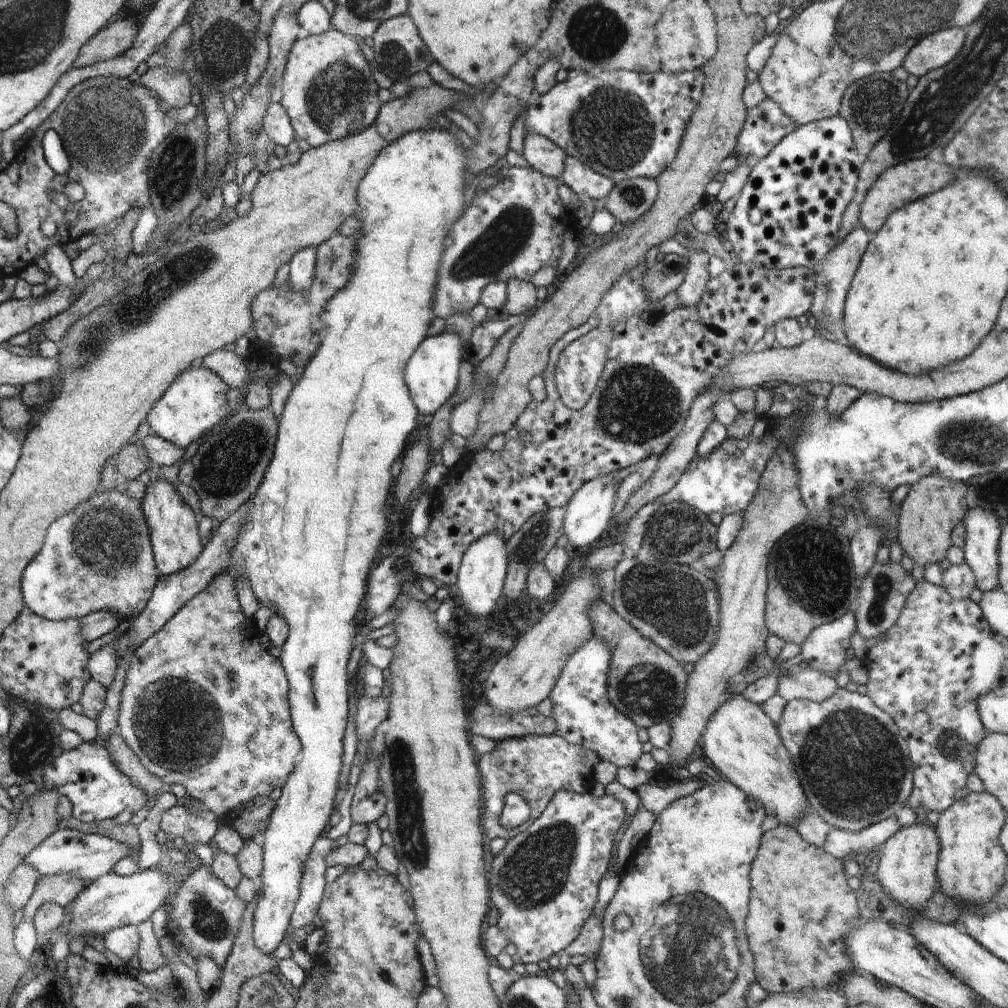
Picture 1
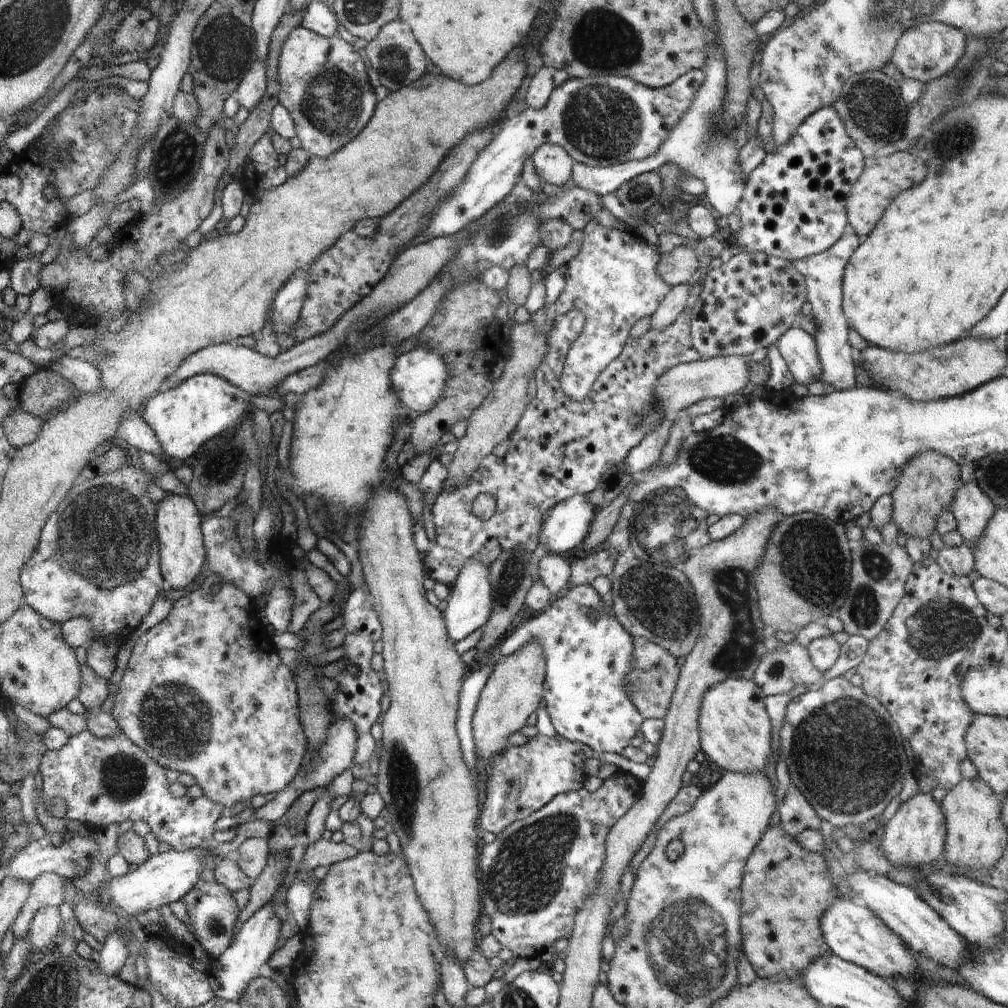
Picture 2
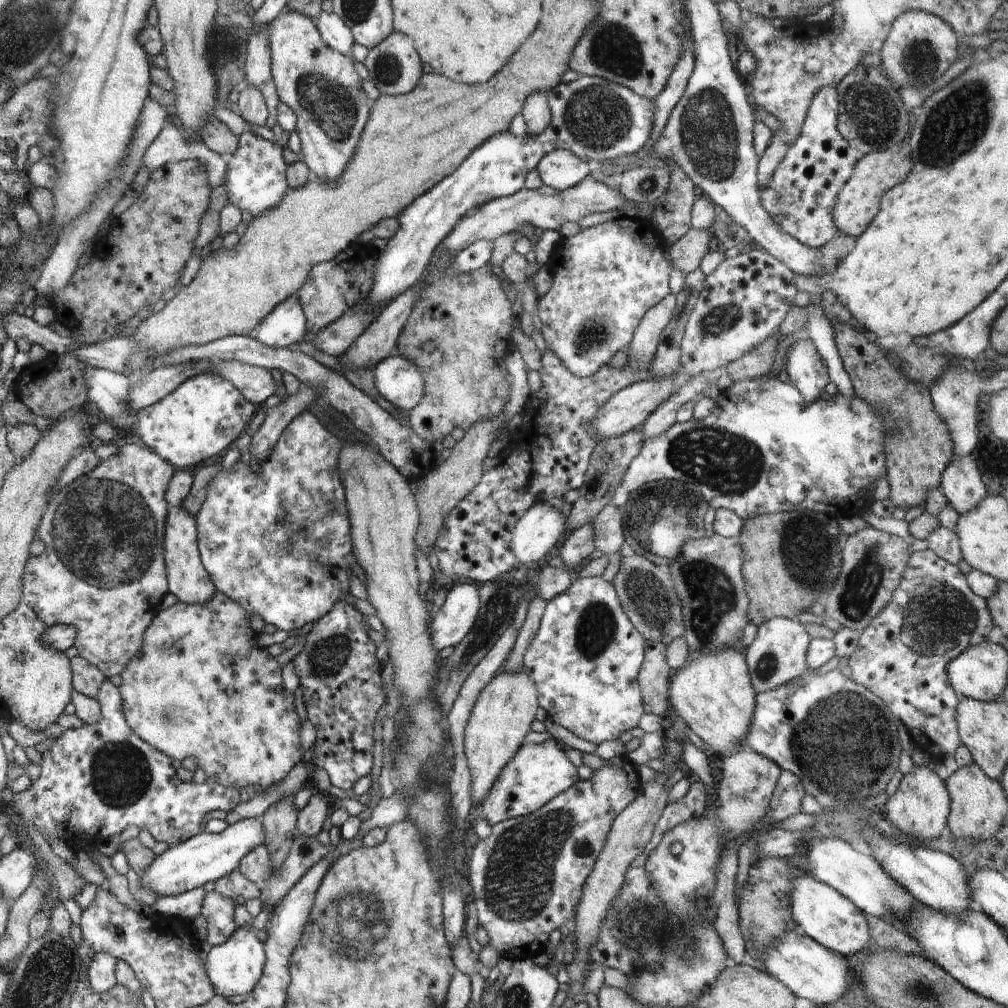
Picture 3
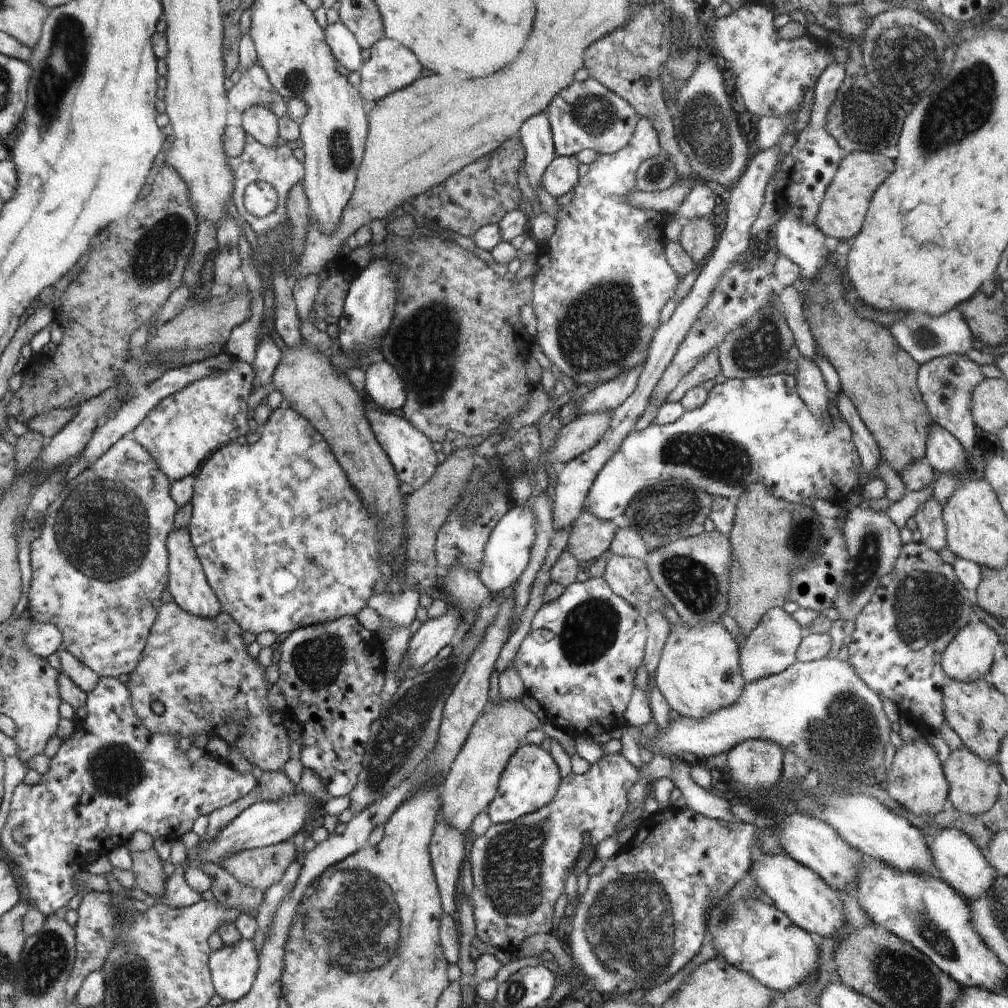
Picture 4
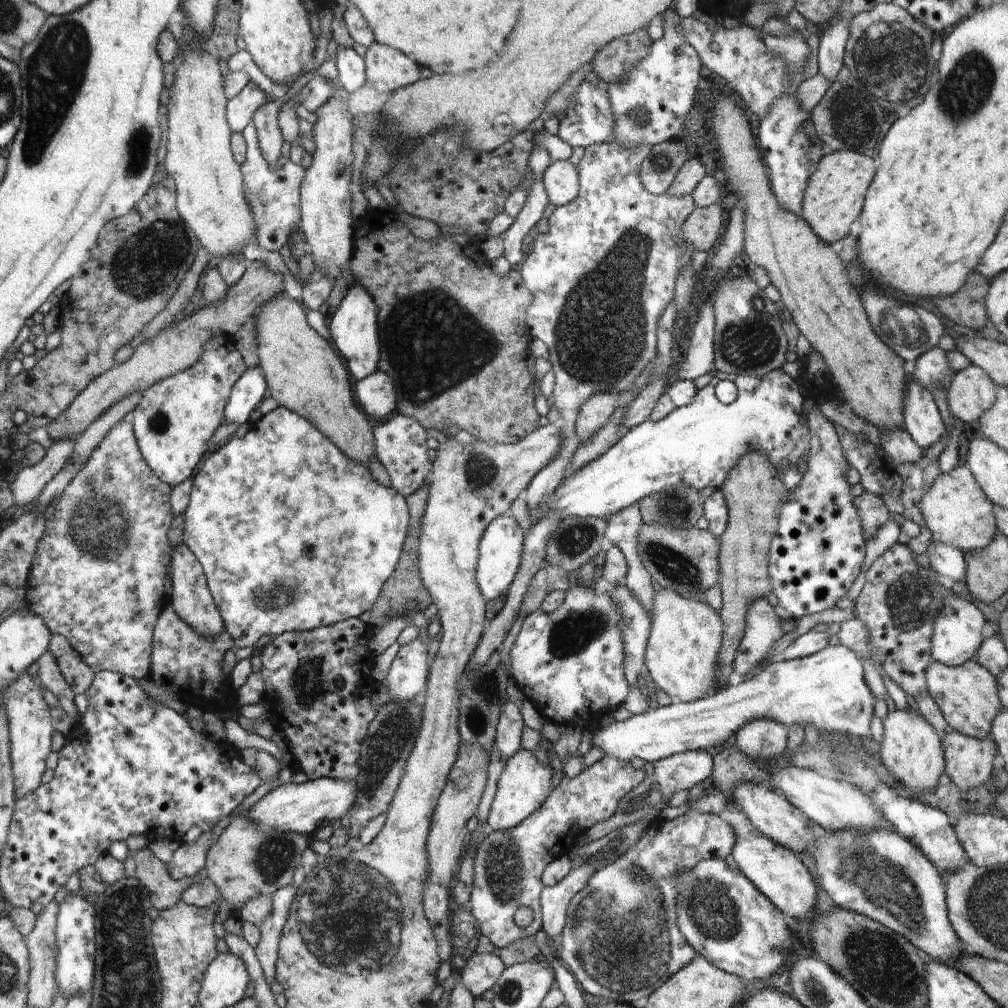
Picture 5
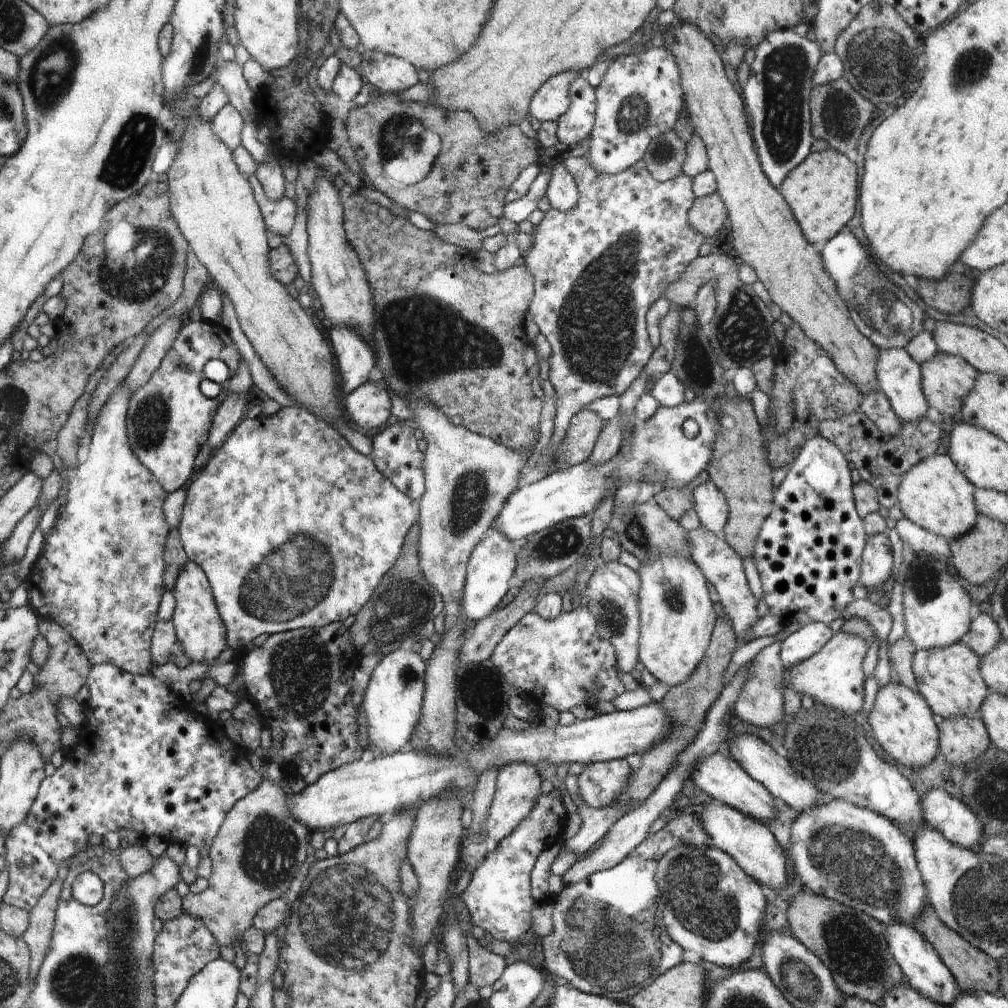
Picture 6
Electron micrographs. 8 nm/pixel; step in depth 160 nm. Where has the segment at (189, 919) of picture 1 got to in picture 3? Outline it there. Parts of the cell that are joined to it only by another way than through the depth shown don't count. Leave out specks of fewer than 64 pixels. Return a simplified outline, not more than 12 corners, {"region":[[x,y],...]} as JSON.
{"region":[[206,893],[201,915],[210,946],[226,943],[237,931],[230,898]]}

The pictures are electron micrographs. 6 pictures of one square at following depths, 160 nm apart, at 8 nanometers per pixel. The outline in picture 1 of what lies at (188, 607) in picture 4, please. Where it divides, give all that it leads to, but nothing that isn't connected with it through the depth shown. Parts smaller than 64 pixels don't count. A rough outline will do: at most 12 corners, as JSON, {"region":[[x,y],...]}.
{"region":[[162,478],[141,506],[162,576],[203,552],[194,510]]}

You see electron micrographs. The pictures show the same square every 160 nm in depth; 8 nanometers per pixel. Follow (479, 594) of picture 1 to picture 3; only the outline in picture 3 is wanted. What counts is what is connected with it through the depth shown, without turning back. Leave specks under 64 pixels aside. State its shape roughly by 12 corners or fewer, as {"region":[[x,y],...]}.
{"region":[[461,580],[436,609],[436,652],[456,647],[475,627],[479,585]]}

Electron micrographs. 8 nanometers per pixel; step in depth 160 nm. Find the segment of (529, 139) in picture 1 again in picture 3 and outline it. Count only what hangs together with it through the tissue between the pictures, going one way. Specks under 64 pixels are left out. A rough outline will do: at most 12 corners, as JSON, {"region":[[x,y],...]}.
{"region":[[568,150],[546,154],[536,170],[545,186],[568,190],[593,164]]}

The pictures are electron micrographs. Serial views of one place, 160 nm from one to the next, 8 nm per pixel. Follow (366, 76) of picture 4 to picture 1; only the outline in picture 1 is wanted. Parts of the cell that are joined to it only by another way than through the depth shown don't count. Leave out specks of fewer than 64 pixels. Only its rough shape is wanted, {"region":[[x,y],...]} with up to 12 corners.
{"region":[[407,14],[382,22],[372,50],[379,70],[408,83],[432,65]]}

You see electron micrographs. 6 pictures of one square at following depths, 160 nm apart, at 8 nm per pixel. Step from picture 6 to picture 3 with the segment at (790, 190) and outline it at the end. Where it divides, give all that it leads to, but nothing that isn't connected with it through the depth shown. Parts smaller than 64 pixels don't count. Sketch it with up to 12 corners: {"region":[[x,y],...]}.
{"region":[[890,149],[856,162],[832,214],[858,239],[882,194],[904,182],[910,158]]}

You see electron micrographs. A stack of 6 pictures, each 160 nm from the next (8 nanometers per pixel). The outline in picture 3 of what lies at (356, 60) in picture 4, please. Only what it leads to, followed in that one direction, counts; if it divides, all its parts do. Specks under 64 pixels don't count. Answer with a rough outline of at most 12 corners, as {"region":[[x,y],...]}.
{"region":[[334,12],[314,22],[322,41],[342,56],[352,53],[352,32]]}

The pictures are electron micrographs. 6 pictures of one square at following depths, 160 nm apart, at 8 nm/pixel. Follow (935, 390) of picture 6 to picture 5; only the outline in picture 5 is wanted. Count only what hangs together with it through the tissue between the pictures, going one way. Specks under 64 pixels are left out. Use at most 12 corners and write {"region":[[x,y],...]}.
{"region":[[979,366],[955,372],[948,408],[978,422],[997,399],[997,384]]}

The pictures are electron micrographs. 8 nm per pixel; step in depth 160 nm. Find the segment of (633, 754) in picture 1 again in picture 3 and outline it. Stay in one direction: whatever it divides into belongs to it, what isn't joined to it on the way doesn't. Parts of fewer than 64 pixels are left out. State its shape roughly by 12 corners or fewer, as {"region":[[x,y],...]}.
{"region":[[614,586],[546,602],[522,664],[597,745],[638,727],[646,640]]}

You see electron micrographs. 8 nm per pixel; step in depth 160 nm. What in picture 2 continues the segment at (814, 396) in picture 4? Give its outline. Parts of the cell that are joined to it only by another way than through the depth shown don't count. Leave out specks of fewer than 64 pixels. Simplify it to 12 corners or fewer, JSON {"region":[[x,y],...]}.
{"region":[[798,326],[776,346],[795,382],[821,380],[816,340]]}

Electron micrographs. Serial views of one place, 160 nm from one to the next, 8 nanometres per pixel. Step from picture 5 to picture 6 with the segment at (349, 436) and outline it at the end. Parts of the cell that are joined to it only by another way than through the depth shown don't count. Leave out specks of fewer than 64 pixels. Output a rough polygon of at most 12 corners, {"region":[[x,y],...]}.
{"region":[[186,118],[167,170],[190,250],[262,364],[340,421],[332,352],[269,271],[252,185]]}

